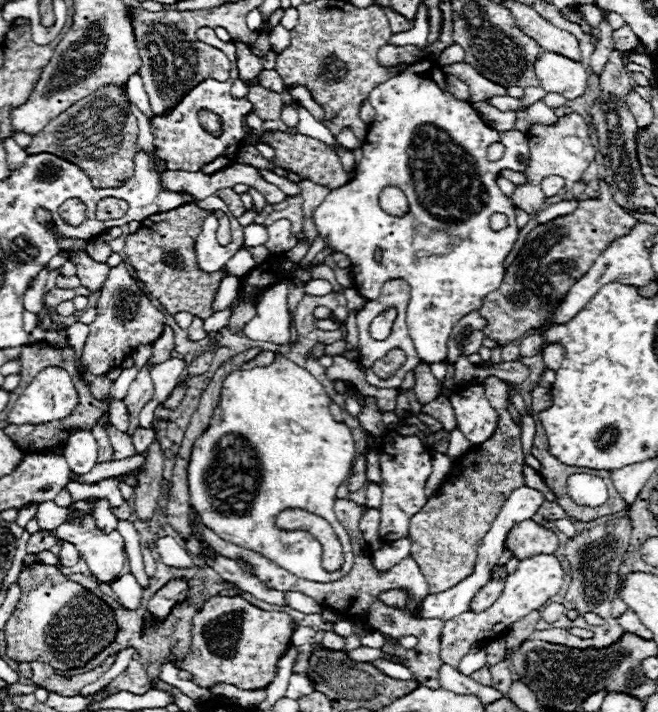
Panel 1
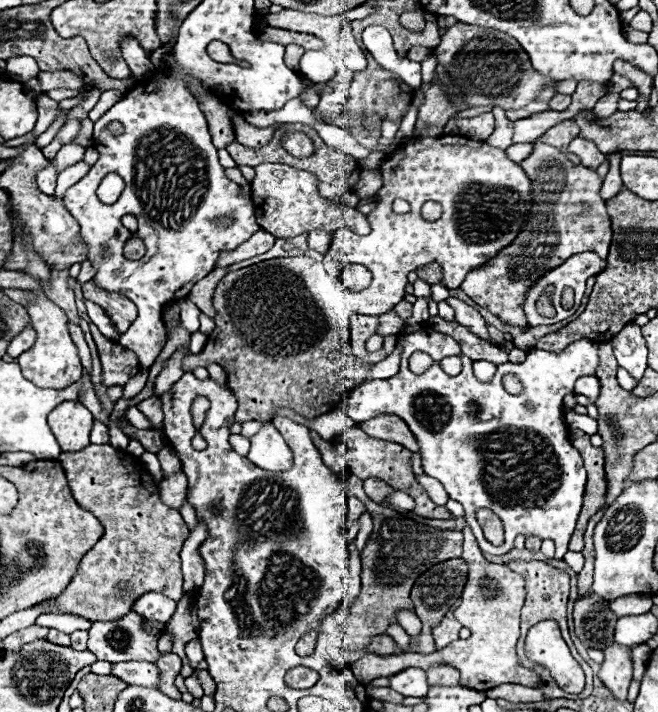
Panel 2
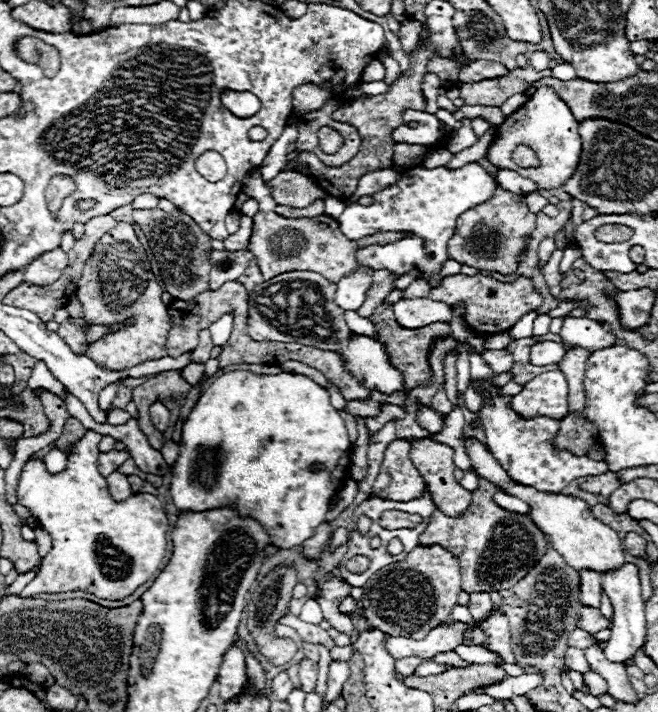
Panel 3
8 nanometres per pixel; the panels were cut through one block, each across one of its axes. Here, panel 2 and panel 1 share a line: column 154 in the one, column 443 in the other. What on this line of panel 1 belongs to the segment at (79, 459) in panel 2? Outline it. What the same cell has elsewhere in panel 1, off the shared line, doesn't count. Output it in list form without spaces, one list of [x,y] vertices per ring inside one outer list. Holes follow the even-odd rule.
[[[488,376],[484,388],[488,402],[494,408],[498,408],[500,414],[496,434],[488,442],[466,452],[464,460],[458,462],[462,464],[462,476],[458,478],[448,476],[444,484],[436,490],[436,494],[426,502],[426,506],[410,520],[408,532],[408,538],[412,540],[410,556],[418,562],[432,594],[444,592],[472,574],[478,540],[482,540],[482,534],[490,530],[506,498],[516,488],[526,484],[526,478],[522,474],[524,454],[520,446],[520,426],[508,414],[506,382]]]

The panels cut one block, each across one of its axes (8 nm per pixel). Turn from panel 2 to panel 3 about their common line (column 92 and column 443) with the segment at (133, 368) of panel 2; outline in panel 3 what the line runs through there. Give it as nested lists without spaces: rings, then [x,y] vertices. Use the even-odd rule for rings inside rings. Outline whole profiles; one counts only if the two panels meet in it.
[[[382,304],[374,310],[374,314],[370,316],[370,322],[374,322],[374,328],[376,328],[376,338],[374,340],[382,342],[386,346],[388,354],[390,354],[390,364],[398,366],[398,370],[402,370],[404,388],[414,390],[420,384],[430,384],[432,382],[432,370],[430,370],[430,364],[428,364],[430,346],[436,338],[452,334],[450,326],[448,324],[432,324],[432,326],[426,326],[426,328],[420,328],[420,330],[404,330],[396,324],[392,308],[384,308]]]

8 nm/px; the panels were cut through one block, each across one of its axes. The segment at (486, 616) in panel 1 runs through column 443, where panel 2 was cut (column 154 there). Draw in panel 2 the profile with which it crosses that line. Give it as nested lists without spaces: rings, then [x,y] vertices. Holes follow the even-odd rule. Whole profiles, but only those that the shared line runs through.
[[[128,614],[126,618],[112,620],[112,622],[94,622],[92,628],[88,630],[88,650],[92,650],[98,660],[116,664],[116,662],[126,662],[126,660],[146,660],[154,662],[158,660],[158,650],[156,650],[156,640],[160,630],[146,630],[142,616],[138,614]]]

